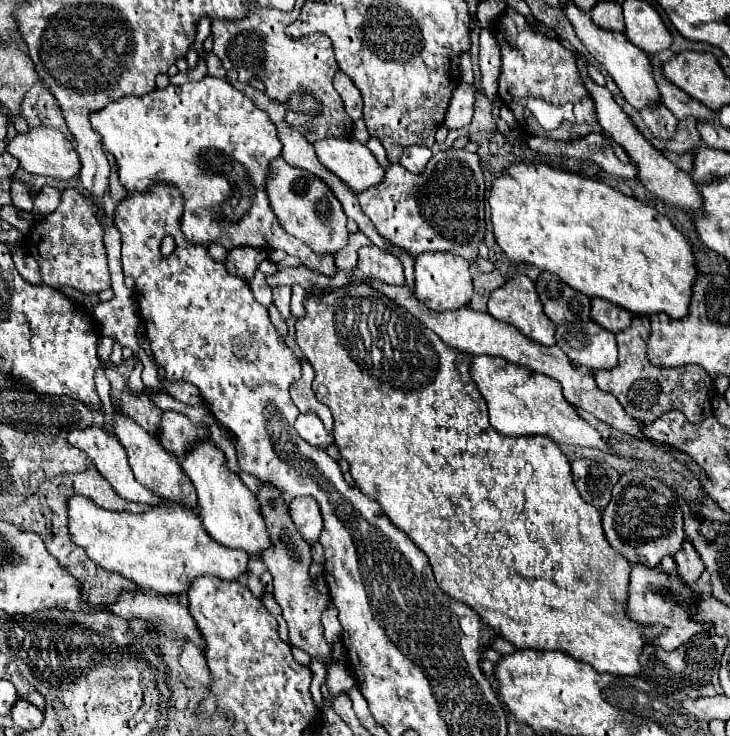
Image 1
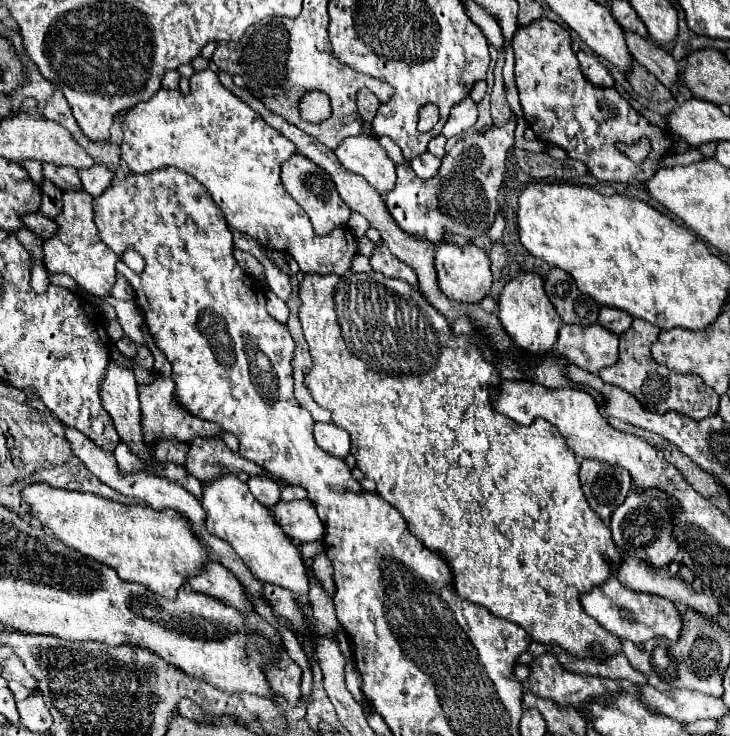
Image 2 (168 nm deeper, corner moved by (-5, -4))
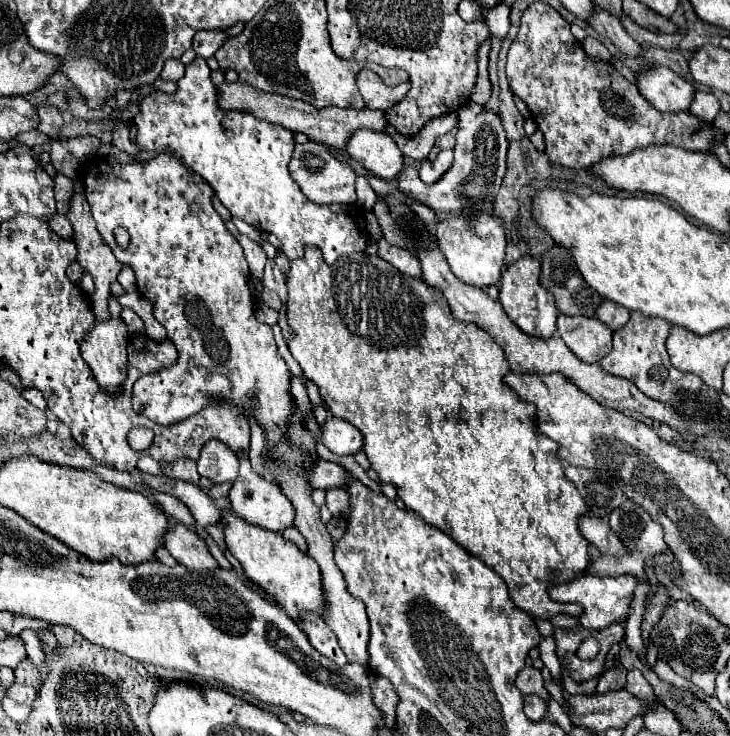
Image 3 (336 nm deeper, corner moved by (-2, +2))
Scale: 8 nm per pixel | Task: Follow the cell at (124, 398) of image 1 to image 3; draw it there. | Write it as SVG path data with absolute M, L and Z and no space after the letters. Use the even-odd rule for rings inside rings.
M178 458L176 462L172 462L172 466L160 462L160 466L162 466L162 474L166 474L166 476L180 478L180 480L186 480L192 484L198 484L198 480L200 480L200 476L196 472L196 464L190 458Z

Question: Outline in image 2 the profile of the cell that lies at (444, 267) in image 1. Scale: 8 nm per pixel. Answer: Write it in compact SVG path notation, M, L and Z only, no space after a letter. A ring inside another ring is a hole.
M443 242L435 248L435 268L437 268L437 278L439 286L443 288L443 294L451 300L459 302L479 302L489 294L493 274L491 274L491 260L489 254L475 244L469 246L457 246Z

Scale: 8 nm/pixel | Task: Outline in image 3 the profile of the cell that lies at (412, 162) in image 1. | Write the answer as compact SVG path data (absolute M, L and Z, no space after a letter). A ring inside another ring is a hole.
M442 150L436 160L424 160L420 166L420 178L426 184L436 182L452 164L452 150Z

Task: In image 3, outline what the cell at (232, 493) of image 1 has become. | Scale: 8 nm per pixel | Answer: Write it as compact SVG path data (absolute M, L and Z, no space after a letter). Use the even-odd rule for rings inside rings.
M228 506L222 508L220 526L224 530L228 550L232 552L232 556L238 558L246 576L254 584L258 584L264 592L268 592L276 602L280 602L284 612L290 618L296 620L302 610L312 610L318 614L322 612L322 608L324 608L322 576L320 576L318 564L308 554L300 552L282 534L272 534L268 530L260 530L258 526L252 526L250 522L236 518L236 514L232 514L232 510L228 510Z

